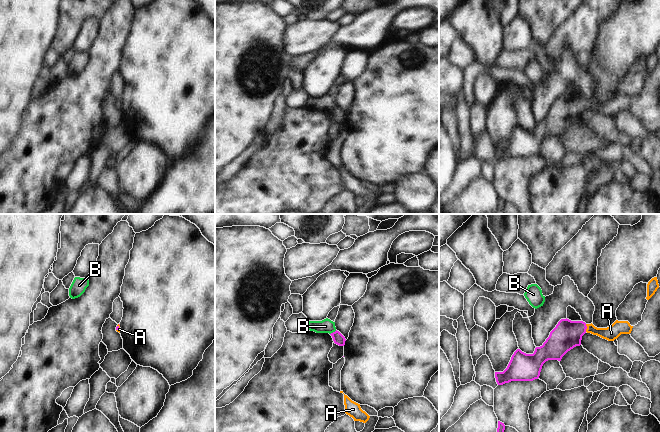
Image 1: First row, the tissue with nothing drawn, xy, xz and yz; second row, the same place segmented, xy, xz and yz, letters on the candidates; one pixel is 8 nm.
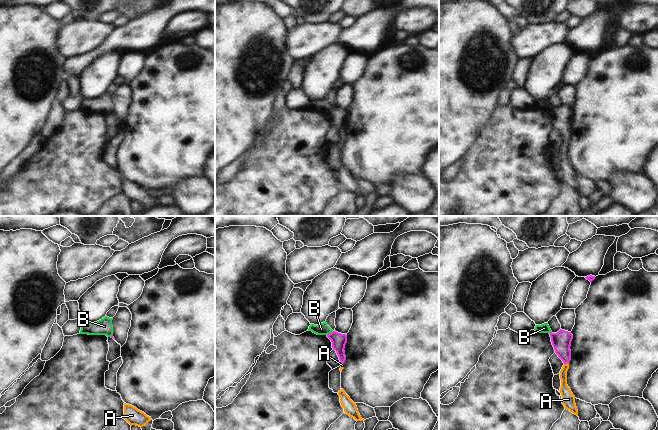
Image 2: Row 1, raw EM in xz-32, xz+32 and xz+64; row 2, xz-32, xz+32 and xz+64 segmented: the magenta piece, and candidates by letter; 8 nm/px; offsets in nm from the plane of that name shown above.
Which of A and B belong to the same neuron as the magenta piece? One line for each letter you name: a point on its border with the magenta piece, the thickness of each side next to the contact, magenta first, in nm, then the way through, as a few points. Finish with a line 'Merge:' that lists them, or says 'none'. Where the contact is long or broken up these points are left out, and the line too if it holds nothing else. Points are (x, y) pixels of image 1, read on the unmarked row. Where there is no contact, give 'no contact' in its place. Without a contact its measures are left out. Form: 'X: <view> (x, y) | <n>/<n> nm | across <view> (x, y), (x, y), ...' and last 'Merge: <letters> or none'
A: yz (586, 104) | 240/120 nm | across yz (567, 110), (578, 104), (586, 104), (611, 109)
Merge: A

